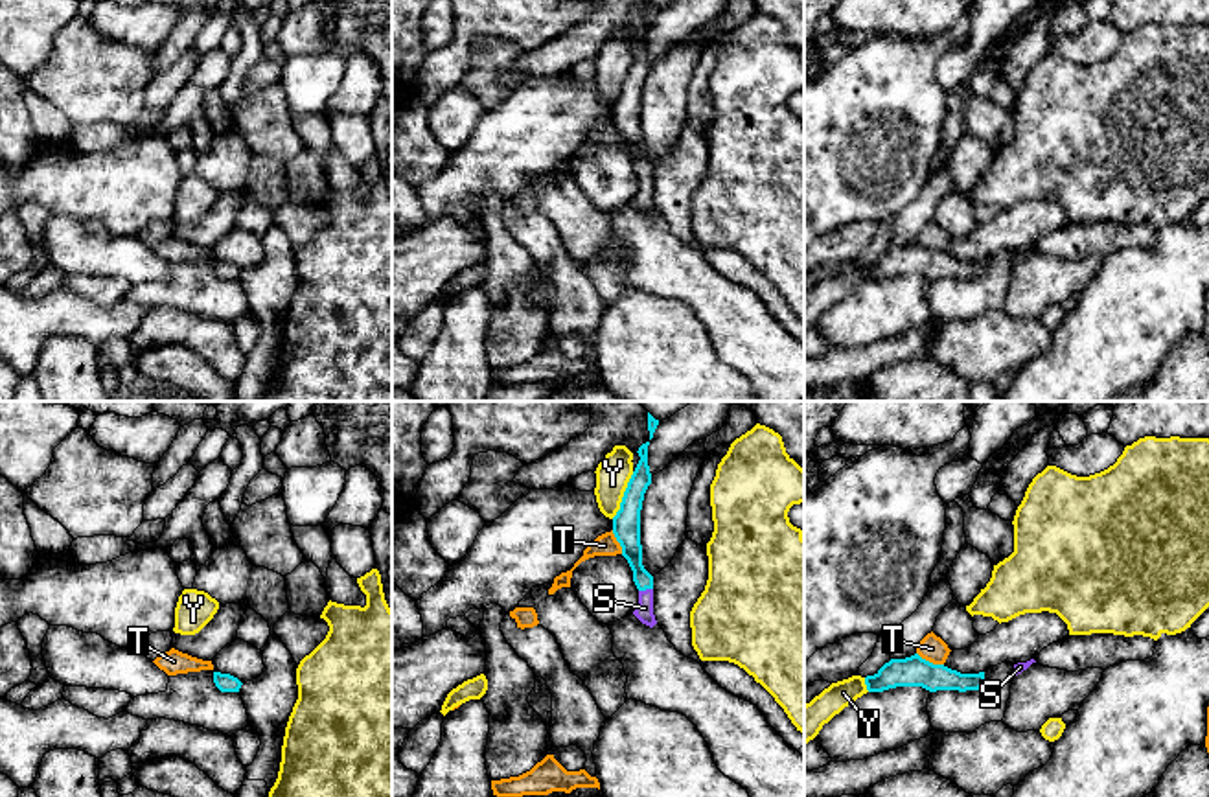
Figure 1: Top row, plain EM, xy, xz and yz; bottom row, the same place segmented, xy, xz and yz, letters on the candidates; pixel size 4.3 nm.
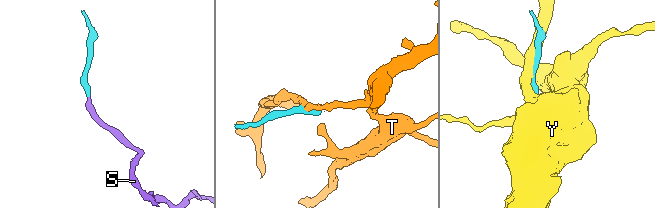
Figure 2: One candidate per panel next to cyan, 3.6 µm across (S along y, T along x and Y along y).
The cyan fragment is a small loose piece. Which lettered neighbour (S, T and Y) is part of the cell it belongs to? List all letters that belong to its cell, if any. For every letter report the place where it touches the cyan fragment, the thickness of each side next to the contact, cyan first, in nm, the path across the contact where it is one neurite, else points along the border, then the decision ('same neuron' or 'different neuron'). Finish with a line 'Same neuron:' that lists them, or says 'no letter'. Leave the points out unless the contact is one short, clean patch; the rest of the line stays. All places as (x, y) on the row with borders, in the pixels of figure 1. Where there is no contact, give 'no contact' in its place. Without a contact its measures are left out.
S: xz (644, 589) | 100/80 nm | across xz (628, 536), (644, 589), (644, 608) | same neuron
T: yz (928, 661) | 130/120 nm | along yz (917, 652), (943, 665) | different neuron
Y: xz (624, 496) | 130/150 nm | different neuron
Same neuron: S

